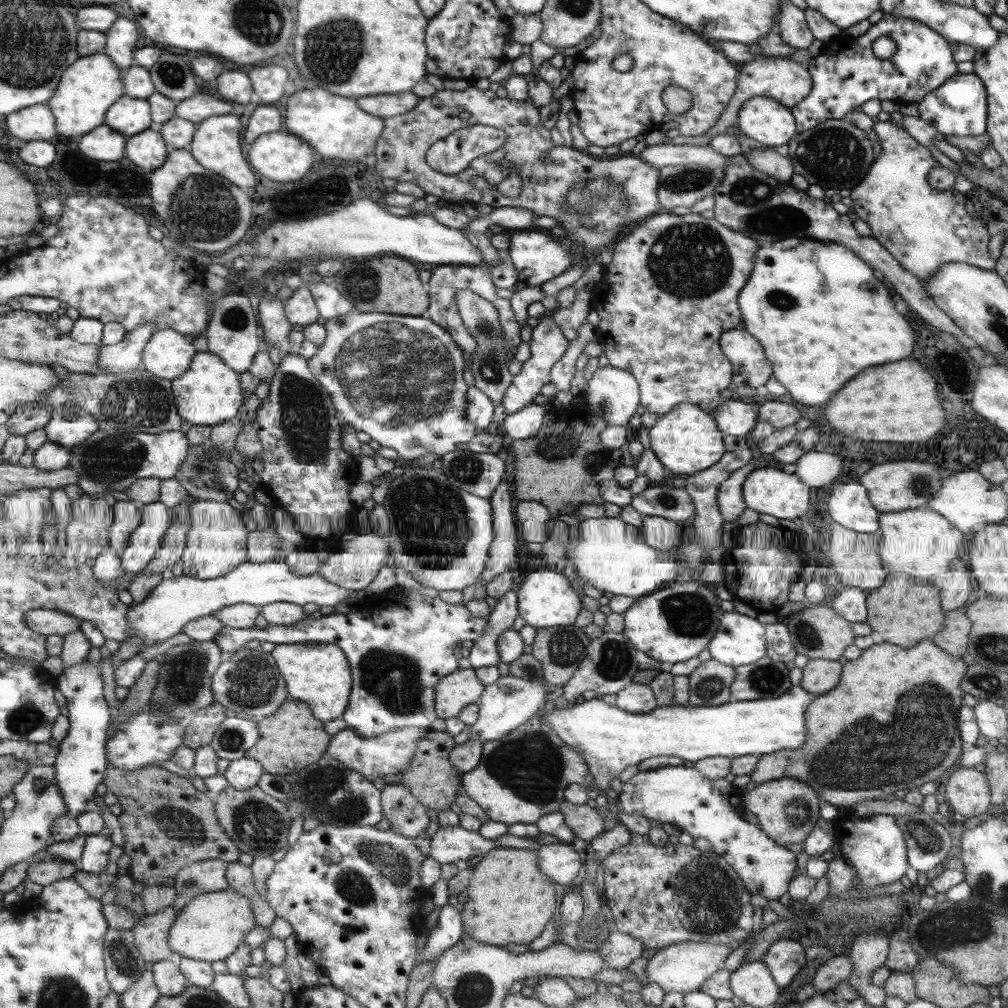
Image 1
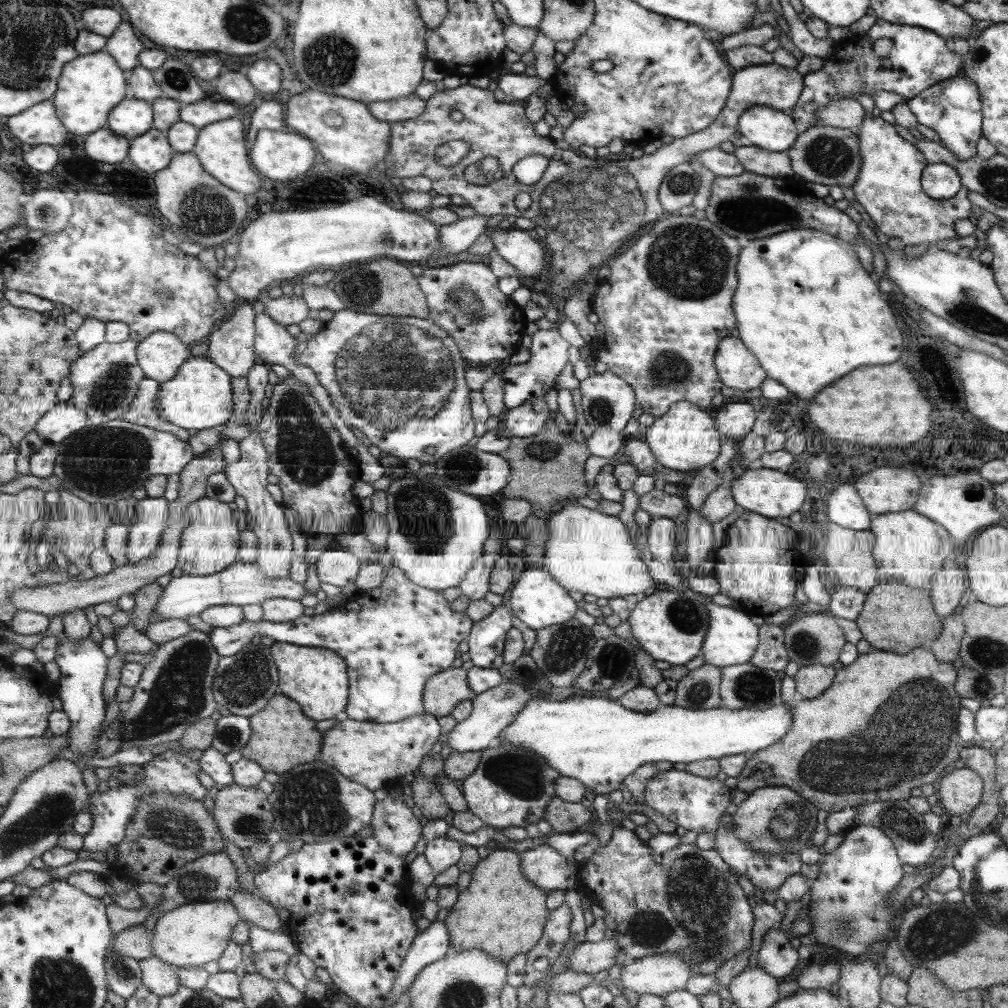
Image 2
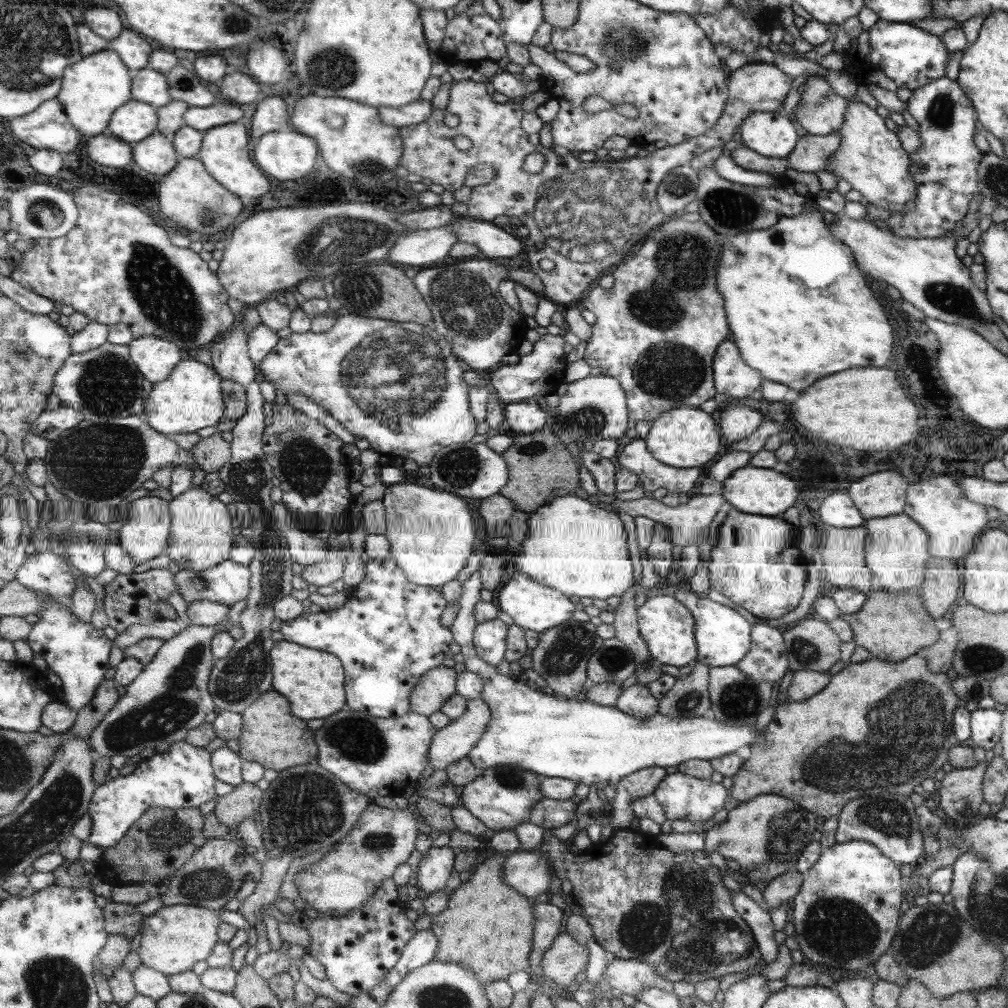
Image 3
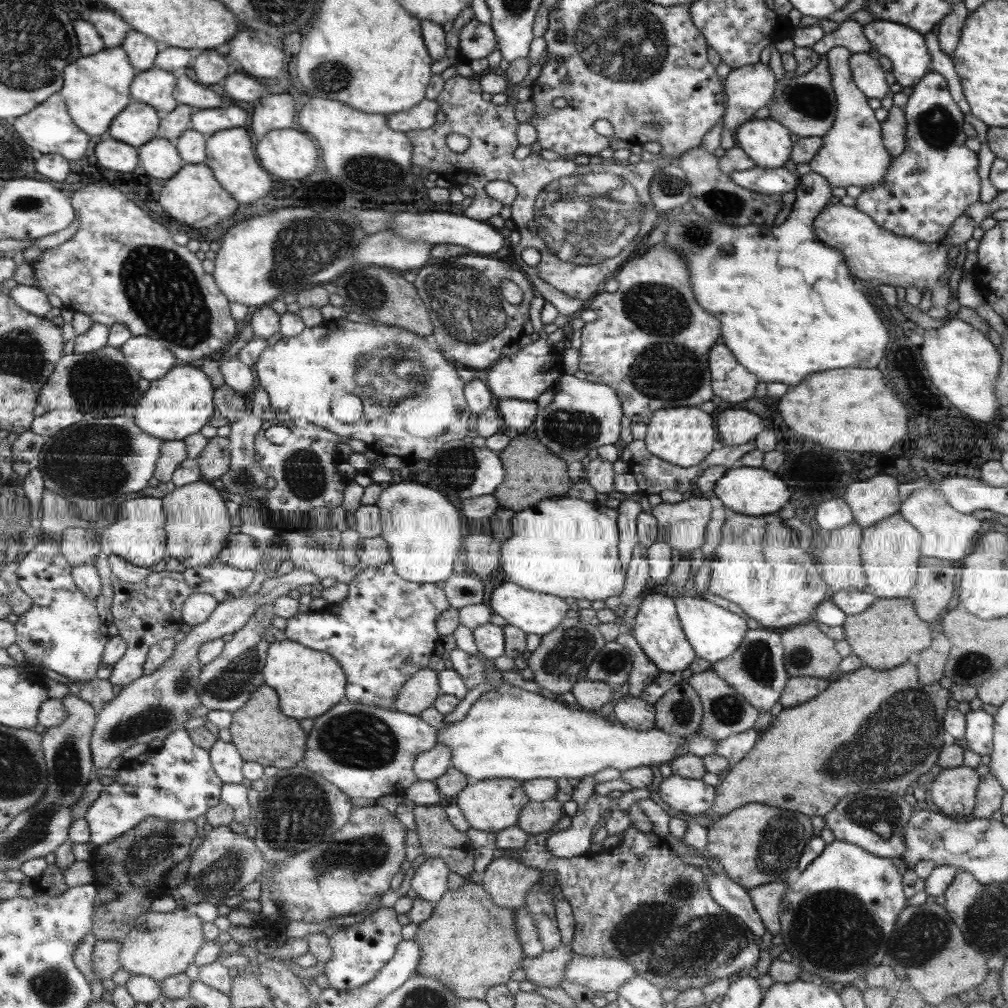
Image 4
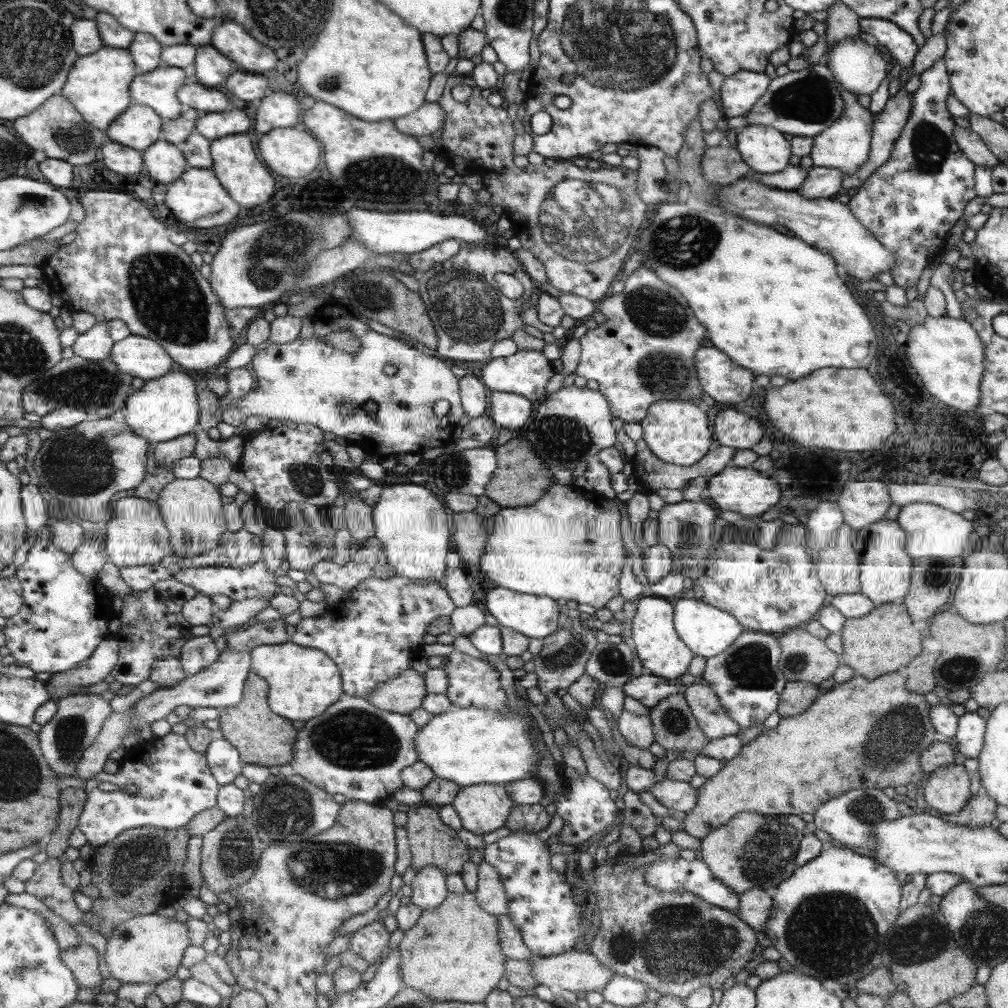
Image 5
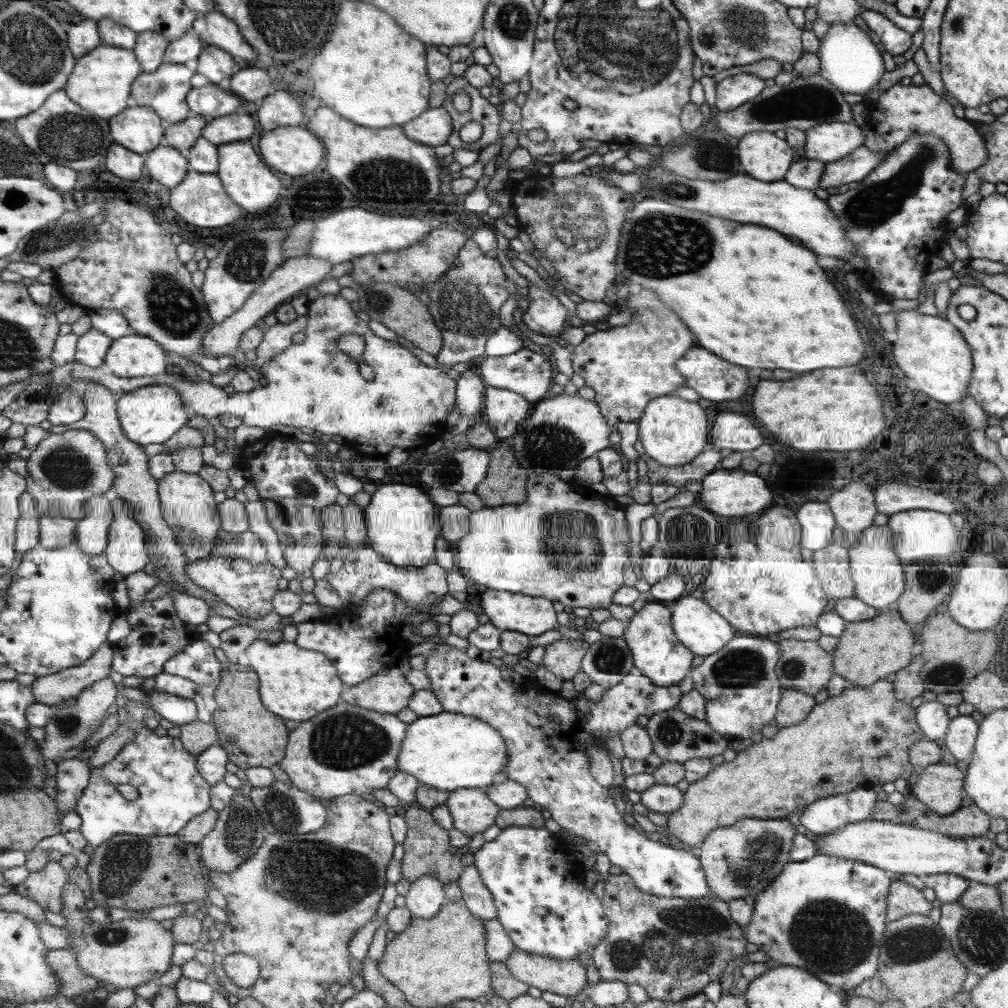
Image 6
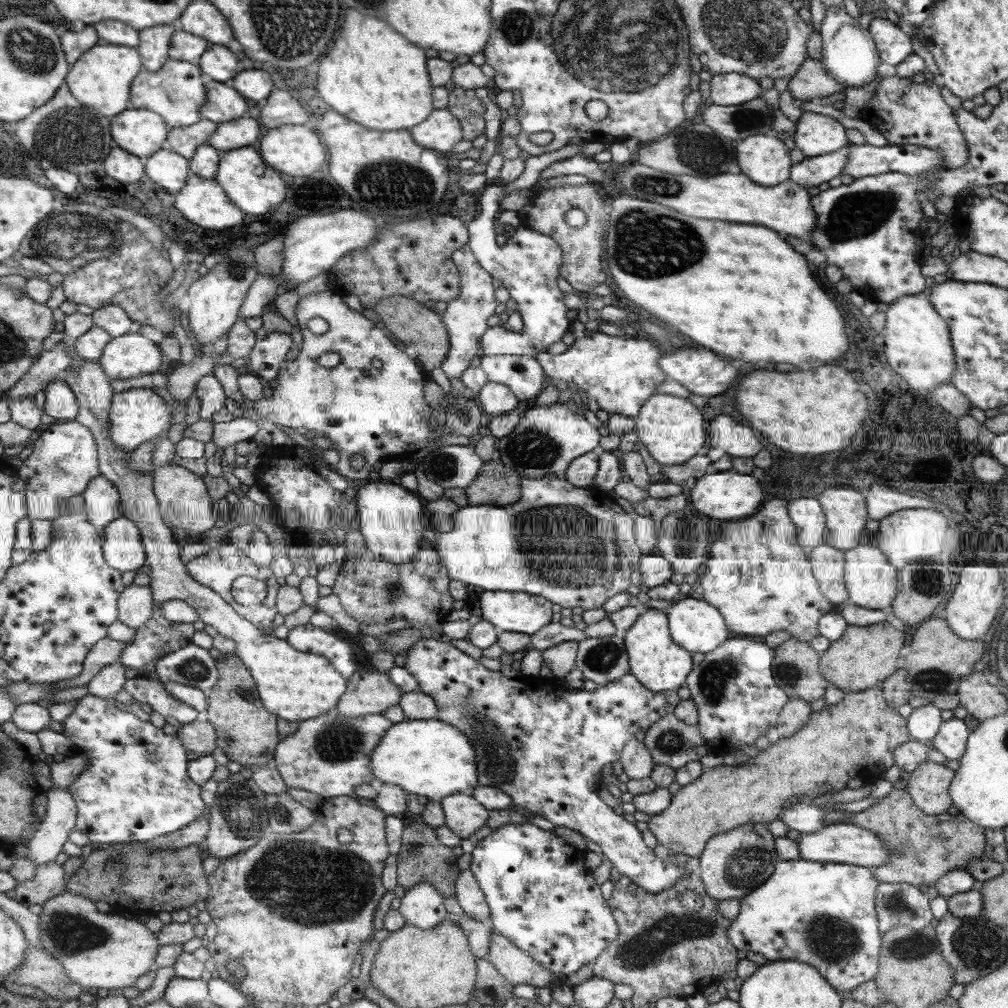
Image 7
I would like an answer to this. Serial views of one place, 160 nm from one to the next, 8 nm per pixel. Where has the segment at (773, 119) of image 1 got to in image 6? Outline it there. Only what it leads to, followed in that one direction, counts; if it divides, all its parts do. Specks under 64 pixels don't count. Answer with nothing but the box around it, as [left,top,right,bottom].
[737,131,793,182]

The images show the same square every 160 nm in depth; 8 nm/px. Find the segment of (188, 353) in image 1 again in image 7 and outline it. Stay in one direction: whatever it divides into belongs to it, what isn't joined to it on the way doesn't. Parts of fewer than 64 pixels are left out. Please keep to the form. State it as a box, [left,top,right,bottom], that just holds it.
[99,333,162,380]

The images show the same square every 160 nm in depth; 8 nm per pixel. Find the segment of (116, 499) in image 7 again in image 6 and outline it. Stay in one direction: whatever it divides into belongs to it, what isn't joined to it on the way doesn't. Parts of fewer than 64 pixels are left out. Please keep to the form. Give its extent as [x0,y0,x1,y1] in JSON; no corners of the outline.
[77,494,116,558]

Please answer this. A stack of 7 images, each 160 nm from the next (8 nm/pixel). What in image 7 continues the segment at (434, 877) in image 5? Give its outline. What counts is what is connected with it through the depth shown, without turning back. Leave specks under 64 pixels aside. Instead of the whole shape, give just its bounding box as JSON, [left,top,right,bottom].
[397,882,448,931]

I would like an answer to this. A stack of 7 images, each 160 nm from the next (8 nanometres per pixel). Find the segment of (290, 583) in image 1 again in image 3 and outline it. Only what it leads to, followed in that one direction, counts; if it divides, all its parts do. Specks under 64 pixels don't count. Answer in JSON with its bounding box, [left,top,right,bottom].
[175,560,250,606]

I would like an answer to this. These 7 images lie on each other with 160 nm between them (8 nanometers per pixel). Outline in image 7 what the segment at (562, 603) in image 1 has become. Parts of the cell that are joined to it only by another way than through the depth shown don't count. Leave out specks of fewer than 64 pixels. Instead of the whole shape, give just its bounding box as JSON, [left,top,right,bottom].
[479,591,551,634]

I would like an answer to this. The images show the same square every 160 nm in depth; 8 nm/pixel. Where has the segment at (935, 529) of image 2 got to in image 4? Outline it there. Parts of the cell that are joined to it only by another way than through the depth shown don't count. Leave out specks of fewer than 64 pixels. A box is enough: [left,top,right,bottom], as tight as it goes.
[861,513,921,599]

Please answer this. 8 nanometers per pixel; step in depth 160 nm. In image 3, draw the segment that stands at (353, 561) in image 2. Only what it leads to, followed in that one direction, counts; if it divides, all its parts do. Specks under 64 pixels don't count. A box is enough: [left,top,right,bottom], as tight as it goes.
[299,550,344,586]

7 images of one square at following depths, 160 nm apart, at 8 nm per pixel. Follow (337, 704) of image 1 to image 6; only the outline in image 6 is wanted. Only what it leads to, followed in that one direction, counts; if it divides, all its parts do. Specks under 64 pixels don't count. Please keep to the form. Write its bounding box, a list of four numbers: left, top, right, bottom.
[247,639,343,722]

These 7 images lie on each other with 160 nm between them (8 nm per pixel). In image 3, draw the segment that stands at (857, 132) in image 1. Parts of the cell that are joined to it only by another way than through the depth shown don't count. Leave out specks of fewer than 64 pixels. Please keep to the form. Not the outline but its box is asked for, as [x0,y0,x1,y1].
[785,131,840,172]

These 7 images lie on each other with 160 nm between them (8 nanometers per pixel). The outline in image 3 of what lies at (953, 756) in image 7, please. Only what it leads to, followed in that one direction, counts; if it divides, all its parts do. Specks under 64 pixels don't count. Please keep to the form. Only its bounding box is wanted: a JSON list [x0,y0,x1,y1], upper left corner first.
[969,709,1002,750]

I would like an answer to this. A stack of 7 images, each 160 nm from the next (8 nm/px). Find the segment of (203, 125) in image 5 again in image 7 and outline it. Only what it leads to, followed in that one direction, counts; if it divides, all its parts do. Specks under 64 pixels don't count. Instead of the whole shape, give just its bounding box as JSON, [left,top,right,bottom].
[209,118,259,151]

